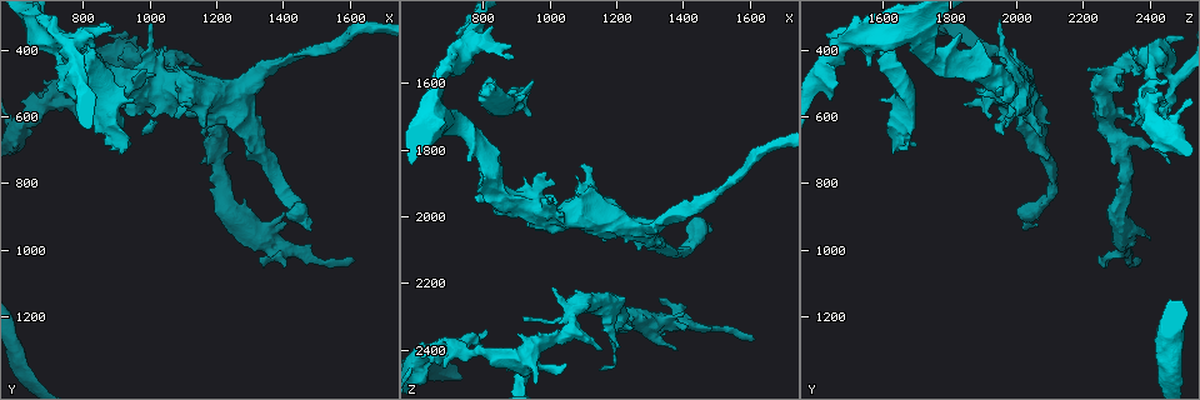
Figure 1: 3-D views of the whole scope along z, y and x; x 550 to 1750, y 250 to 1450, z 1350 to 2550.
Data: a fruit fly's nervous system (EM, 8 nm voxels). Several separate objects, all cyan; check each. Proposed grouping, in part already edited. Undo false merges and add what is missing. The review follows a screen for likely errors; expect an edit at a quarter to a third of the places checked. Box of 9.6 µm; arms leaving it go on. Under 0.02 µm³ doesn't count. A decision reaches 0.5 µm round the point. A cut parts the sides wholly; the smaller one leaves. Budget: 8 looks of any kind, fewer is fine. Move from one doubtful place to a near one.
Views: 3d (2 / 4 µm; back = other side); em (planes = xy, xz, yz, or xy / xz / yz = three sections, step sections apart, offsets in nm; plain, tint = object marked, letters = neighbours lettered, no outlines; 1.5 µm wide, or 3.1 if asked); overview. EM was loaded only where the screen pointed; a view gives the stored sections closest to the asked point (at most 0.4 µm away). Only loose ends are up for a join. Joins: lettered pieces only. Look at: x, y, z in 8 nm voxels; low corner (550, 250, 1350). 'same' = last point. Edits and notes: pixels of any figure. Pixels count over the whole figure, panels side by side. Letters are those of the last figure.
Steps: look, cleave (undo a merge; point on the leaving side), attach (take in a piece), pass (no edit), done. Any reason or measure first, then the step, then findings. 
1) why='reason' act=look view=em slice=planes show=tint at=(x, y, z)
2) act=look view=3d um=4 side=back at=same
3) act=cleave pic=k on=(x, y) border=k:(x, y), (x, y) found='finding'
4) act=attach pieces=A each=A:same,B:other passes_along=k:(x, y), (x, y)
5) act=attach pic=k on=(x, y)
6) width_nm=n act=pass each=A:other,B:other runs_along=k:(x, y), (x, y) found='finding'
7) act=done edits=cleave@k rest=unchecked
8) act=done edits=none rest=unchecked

why='free end' act=look view=em slice=planes show=letters at=(950, 560, 1600)

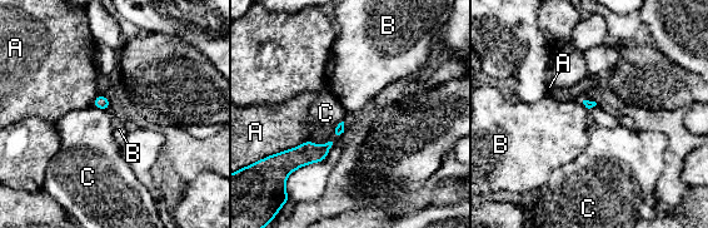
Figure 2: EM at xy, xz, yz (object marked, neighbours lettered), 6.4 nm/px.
longest_contact=A:220nm act=pass each=A:other,B:other,C:other found='no lettered piece goes on from it'

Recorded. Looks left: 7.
why='an open end' act=look view=3d um=4 at=(890, 330, 1520)

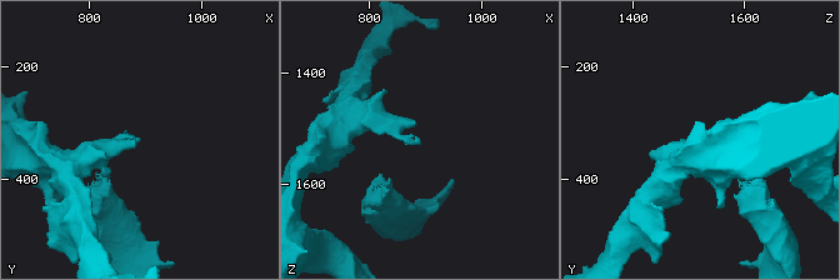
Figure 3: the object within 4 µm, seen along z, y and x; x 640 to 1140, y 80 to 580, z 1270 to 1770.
act=look view=em slice=planes show=plain at=(890, 320, 1515)

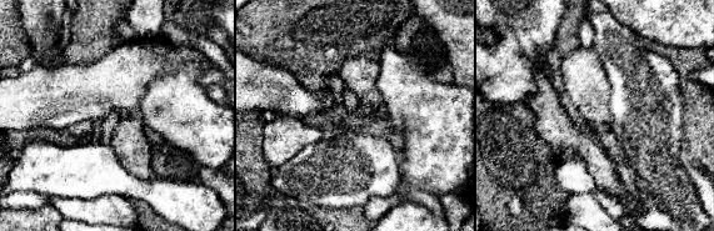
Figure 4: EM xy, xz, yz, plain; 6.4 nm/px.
act=look view=em slice=planes show=letters at=same

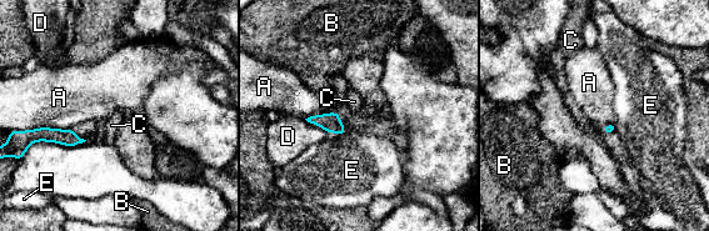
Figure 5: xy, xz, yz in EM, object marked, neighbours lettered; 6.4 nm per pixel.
longest_contact=A:240nm act=pass each=A:other,B:other,C:other,D:other,E:other border=5:(341, 114), (313, 114), (305, 119) found='no lettered piece goes on from it'

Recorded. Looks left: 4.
why='calibre changes' act=look view=3d um=4 at=(850, 490, 1940)

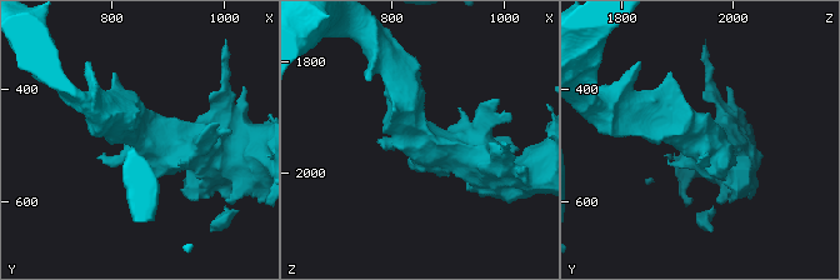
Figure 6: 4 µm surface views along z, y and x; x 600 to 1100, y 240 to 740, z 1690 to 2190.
why='need the tissue' act=look view=em slice=planes show=letters at=(855, 490, 1950)

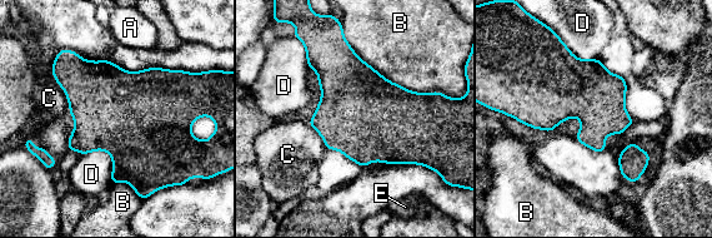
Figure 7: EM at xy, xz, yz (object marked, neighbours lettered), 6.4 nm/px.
act=pass each=A:other,B:other,C:other,D:other,E:other border=7:(58, 51), (53, 78), (69, 112) found='continuous, no second neuron'

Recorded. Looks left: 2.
act=done edits=none rest=unchecked

